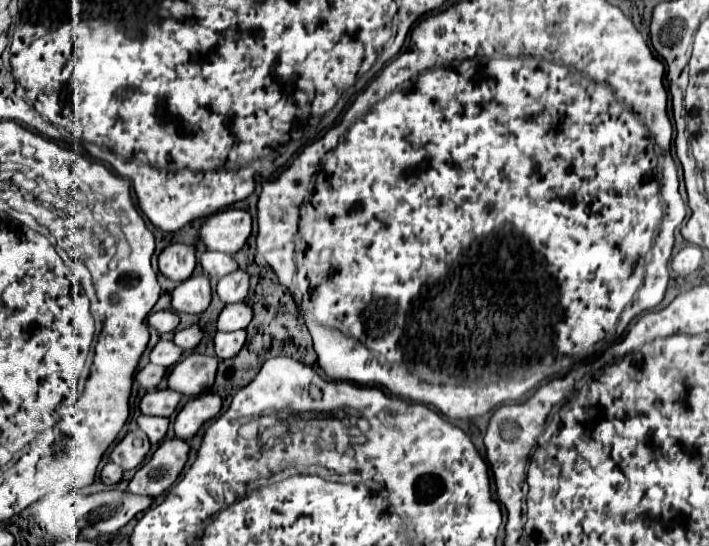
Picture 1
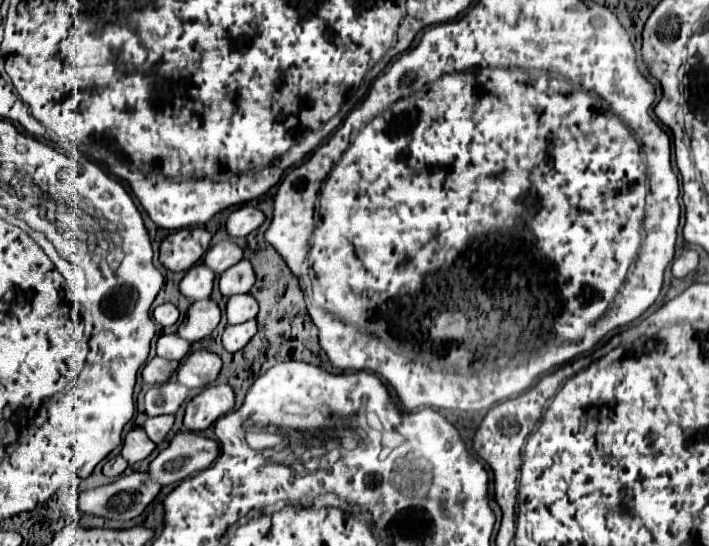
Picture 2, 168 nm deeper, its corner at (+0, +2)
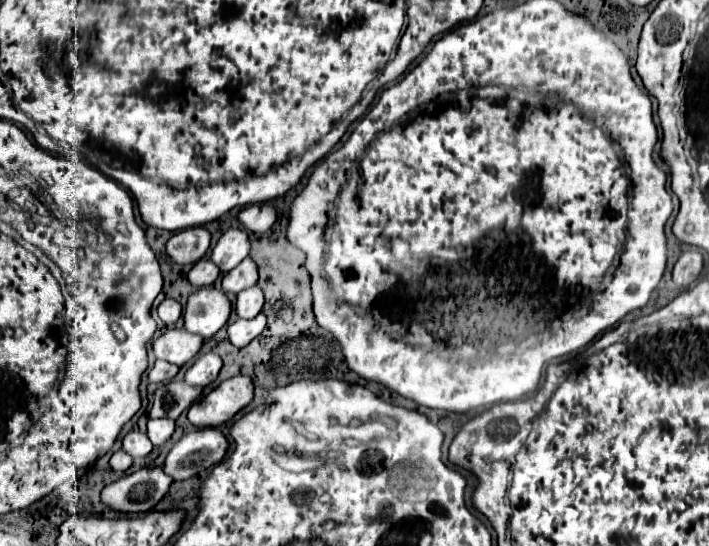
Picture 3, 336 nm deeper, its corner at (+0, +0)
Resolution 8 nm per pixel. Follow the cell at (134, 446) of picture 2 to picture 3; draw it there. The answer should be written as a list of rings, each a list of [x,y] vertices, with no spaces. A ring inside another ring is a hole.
[[[128,432],[122,440],[122,448],[132,456],[132,458],[142,458],[142,456],[148,456],[150,450],[152,450],[152,442],[148,440],[146,434],[142,432]]]

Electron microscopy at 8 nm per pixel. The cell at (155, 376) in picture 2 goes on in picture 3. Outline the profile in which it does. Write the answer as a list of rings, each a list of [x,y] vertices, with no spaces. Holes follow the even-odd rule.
[[[156,360],[154,368],[148,372],[148,380],[150,382],[168,382],[172,380],[176,374],[178,374],[178,366],[170,364],[170,362],[164,362],[164,360]]]

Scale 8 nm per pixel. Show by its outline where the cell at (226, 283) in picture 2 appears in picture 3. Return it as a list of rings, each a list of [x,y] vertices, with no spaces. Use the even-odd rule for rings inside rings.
[[[252,258],[242,260],[242,264],[238,264],[238,268],[232,268],[232,272],[224,274],[222,278],[222,290],[226,294],[238,294],[250,286],[254,286],[258,282],[258,270]]]

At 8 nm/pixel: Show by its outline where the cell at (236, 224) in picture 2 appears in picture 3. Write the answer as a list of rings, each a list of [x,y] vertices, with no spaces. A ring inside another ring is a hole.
[[[248,206],[240,210],[238,222],[246,232],[266,232],[276,222],[276,210],[272,206]]]

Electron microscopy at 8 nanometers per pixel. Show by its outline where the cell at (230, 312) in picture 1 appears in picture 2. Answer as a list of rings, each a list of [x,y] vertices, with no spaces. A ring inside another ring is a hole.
[[[238,294],[232,296],[226,304],[226,316],[228,316],[228,324],[242,324],[250,318],[256,318],[258,314],[258,302],[254,296],[250,294]]]

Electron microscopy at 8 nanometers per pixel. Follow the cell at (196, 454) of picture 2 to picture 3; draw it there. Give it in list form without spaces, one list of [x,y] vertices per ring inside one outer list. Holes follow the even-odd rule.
[[[214,428],[194,430],[184,434],[164,460],[164,470],[174,480],[188,480],[212,466],[226,454],[228,442],[222,432]]]

